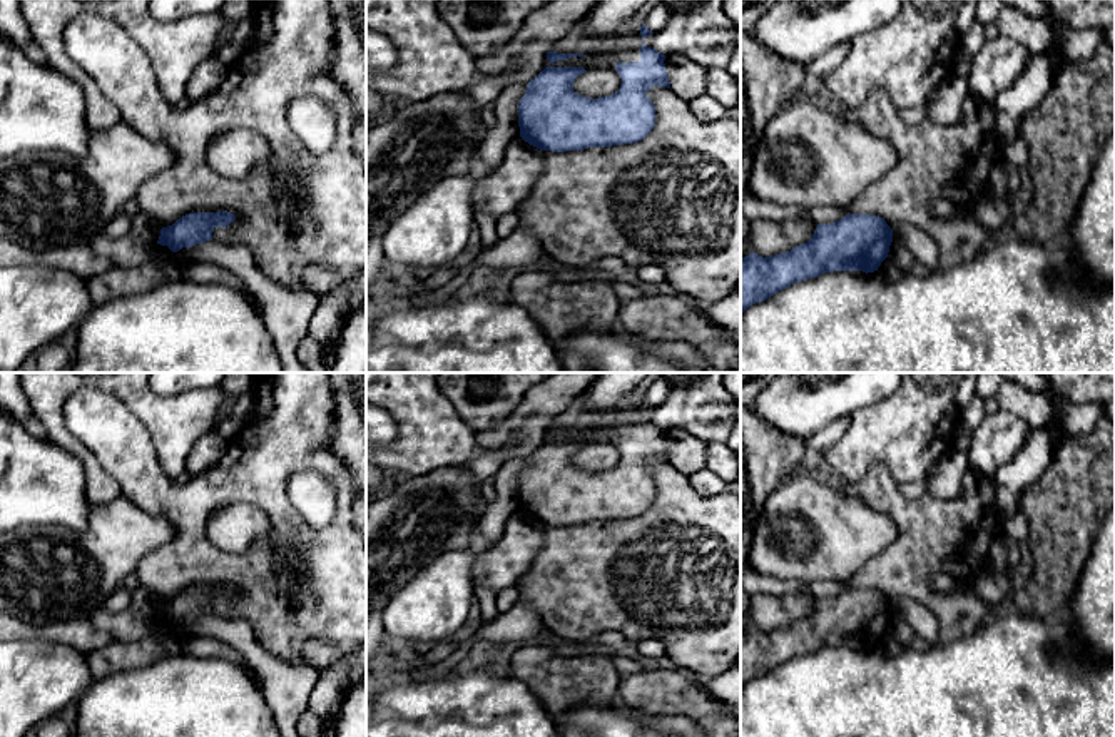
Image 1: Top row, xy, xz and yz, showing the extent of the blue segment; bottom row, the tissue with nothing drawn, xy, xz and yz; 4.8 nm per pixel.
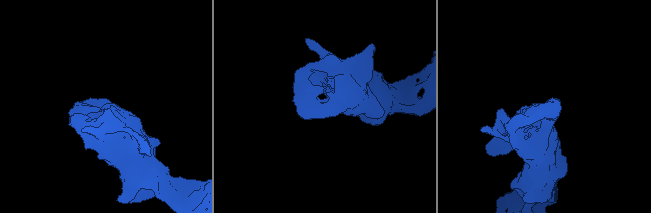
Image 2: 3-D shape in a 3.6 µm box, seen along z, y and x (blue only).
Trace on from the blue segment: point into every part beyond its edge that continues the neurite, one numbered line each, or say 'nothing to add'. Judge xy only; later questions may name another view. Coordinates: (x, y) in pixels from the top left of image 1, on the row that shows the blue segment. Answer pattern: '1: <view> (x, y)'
nothing to add

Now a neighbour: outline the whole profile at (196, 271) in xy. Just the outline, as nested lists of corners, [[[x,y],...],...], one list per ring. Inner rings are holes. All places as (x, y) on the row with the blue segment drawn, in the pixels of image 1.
[[[182,262],[181,277],[191,279],[196,282],[227,284],[232,289],[239,291],[246,297],[247,302],[251,301],[247,294],[249,289],[246,287],[246,284],[229,269],[212,264],[212,262]]]

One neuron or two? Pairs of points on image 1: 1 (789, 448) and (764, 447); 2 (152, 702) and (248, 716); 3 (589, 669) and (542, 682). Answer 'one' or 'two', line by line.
1: one
2: one
3: one

